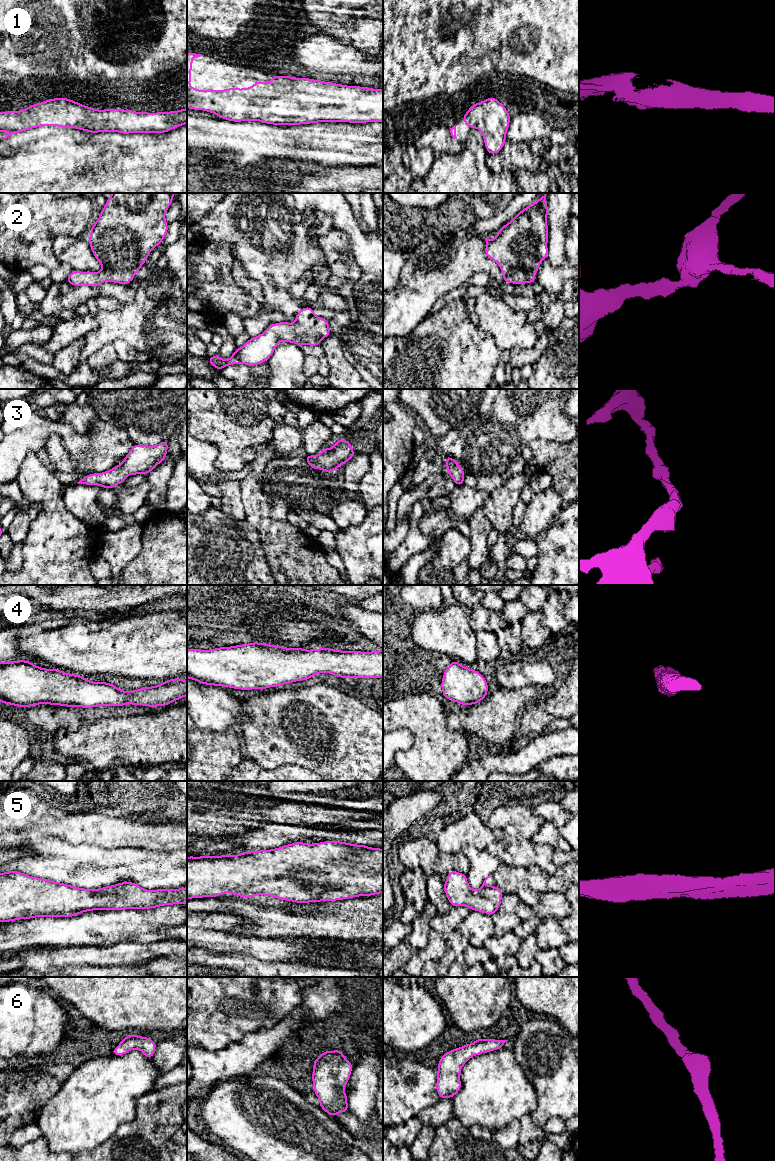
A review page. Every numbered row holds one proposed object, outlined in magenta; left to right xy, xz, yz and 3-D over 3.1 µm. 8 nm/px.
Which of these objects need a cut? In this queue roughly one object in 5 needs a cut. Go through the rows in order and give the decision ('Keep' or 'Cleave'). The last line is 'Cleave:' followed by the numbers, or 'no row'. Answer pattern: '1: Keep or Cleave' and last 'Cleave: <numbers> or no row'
1: Keep
2: Keep
3: Keep
4: Keep
5: Keep
6: Keep
Cleave: no row

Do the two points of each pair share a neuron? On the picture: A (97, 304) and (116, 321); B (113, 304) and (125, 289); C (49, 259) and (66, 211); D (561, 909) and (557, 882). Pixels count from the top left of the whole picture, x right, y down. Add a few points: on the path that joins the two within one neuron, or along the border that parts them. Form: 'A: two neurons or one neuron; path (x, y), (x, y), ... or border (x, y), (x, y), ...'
A: two neurons; border (122, 304), (116, 309), (101, 310), (91, 315)
B: two neurons; border (93, 296), (111, 296), (121, 304)
C: one neuron; path (46, 247), (45, 230), (54, 221)
D: two neurons; border (564, 893), (541, 892), (539, 894)

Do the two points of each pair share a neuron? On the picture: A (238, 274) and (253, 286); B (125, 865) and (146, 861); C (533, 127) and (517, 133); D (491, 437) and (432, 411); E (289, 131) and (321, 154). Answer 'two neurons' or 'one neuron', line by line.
A: one neuron
B: one neuron
C: one neuron
D: two neurons
E: one neuron

